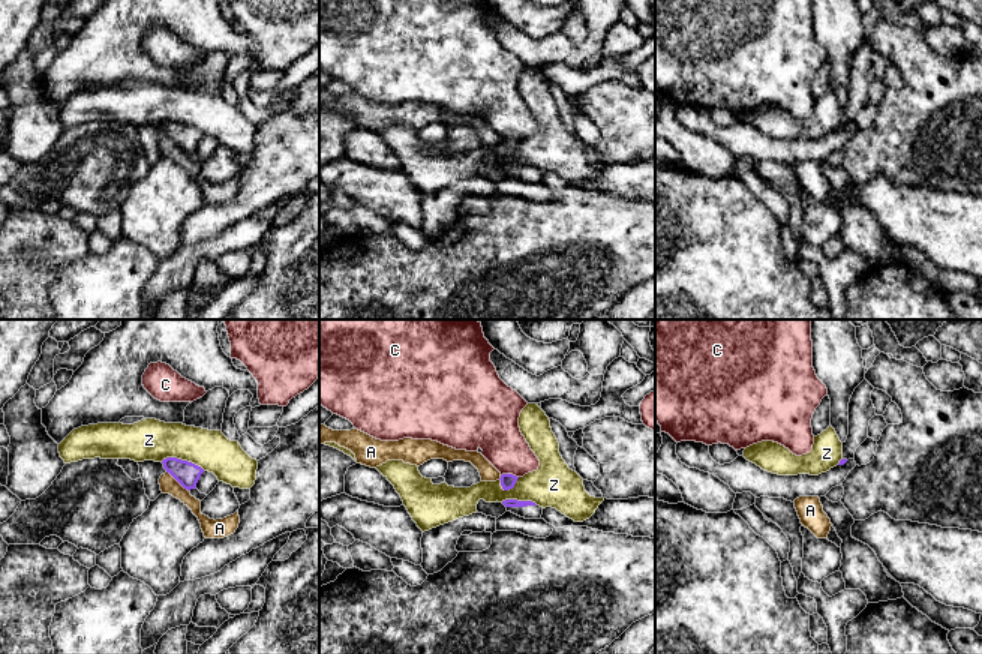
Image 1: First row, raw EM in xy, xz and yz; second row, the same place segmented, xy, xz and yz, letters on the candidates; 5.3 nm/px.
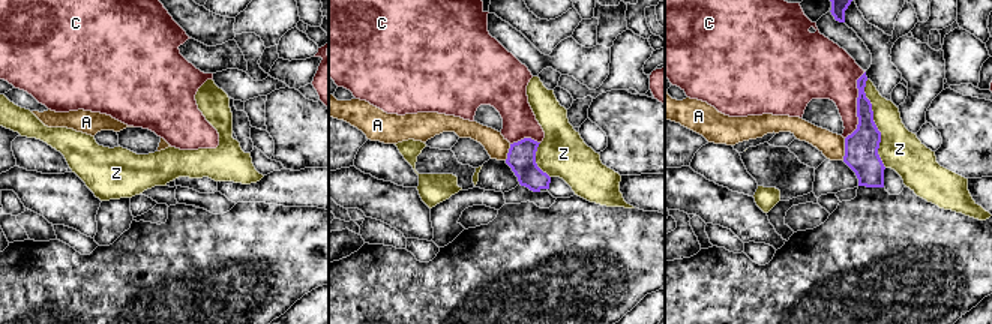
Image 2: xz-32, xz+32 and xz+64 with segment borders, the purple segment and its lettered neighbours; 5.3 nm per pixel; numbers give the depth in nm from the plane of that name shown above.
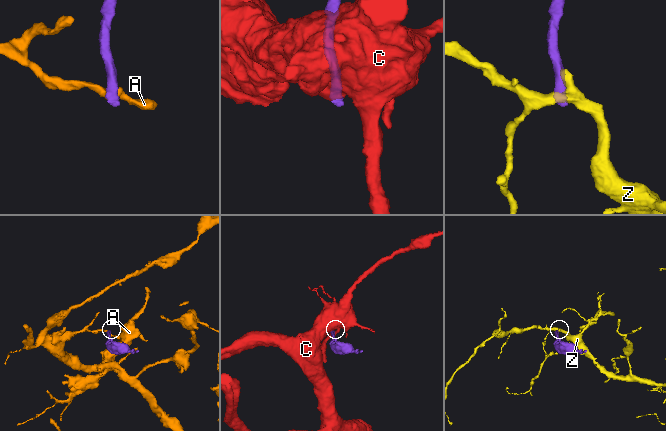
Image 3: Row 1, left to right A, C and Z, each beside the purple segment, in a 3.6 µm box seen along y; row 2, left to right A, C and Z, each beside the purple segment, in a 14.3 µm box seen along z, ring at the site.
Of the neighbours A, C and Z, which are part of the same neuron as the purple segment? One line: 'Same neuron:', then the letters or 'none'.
Same neuron: none

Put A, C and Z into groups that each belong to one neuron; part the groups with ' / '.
A / C / Z

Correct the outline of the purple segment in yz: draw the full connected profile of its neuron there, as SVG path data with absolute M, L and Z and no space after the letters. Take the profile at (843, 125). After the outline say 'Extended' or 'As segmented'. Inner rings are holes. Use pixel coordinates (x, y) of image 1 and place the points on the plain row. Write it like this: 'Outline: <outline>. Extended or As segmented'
Outline: M864 44L853 56L849 66L849 99L843 106L843 123L838 129L844 129L855 122L856 112L868 102L870 84L876 80L871 64L874 51Z. Extended

